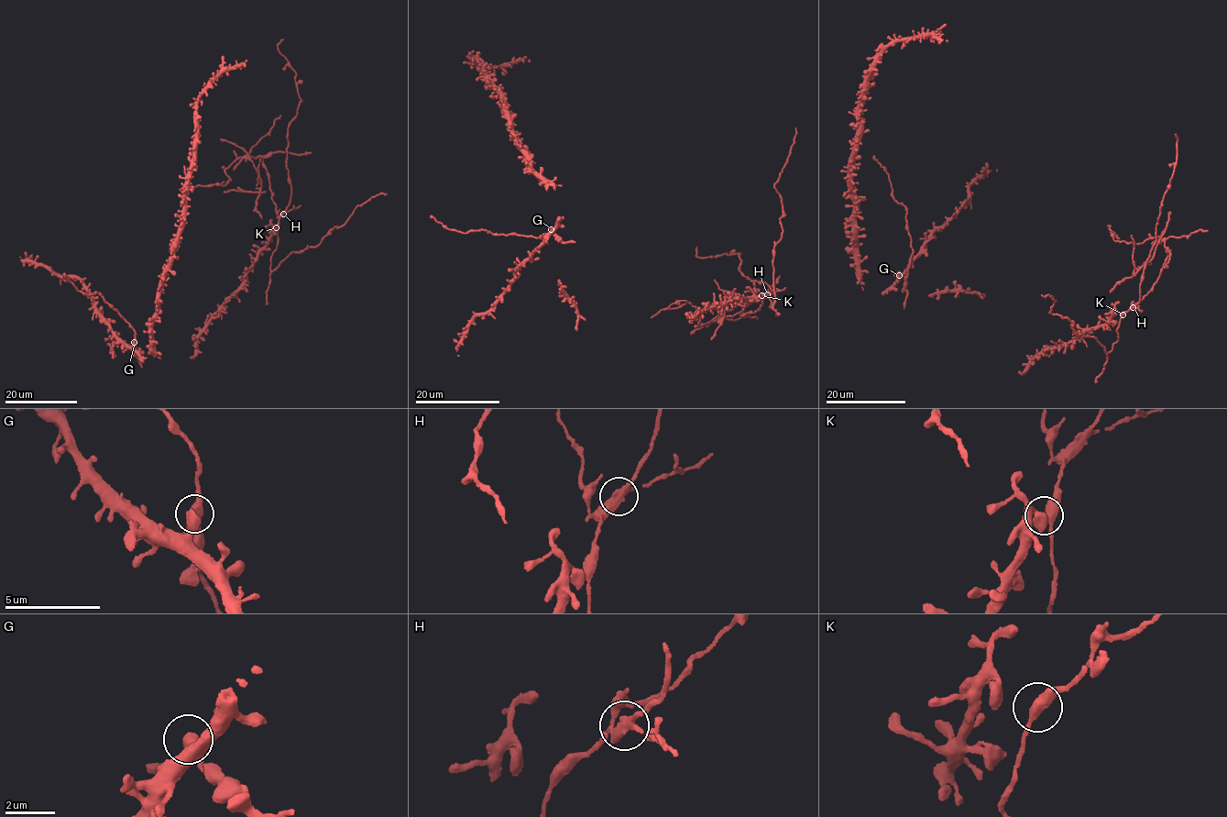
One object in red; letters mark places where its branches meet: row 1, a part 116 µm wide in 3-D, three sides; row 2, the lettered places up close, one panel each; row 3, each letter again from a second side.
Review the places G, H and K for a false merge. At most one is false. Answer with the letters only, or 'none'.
H

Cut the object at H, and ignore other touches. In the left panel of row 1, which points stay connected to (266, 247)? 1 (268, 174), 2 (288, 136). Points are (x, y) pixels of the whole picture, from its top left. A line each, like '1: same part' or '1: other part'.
1: other part
2: same part

